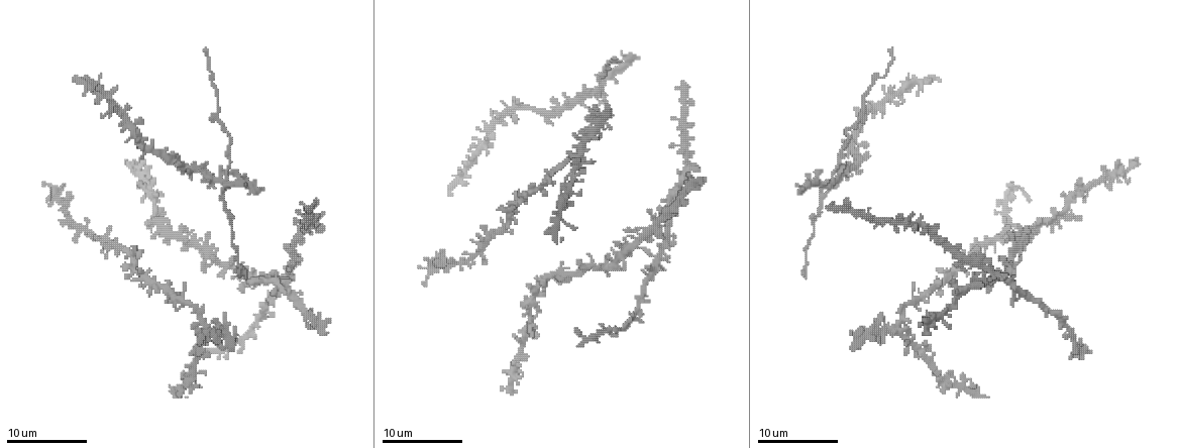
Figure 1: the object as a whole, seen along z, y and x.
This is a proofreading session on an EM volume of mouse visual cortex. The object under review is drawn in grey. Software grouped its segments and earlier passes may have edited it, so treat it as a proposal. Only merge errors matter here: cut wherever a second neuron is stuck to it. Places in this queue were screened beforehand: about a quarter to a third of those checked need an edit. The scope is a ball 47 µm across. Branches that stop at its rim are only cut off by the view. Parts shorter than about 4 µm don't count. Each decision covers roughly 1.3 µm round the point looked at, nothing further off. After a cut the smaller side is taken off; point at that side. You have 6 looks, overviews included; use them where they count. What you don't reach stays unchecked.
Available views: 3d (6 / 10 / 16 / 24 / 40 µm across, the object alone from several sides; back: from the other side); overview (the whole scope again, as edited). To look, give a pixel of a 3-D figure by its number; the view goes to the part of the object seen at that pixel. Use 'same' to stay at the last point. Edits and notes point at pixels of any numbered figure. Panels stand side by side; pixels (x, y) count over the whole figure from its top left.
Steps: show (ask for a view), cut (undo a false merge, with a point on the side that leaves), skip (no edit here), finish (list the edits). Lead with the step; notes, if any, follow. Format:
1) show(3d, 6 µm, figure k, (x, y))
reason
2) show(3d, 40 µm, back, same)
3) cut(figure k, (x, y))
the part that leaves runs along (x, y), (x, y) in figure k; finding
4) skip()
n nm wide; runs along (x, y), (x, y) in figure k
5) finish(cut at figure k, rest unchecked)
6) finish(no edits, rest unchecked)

show(3d, 16 µm, figure 1, (534, 292))

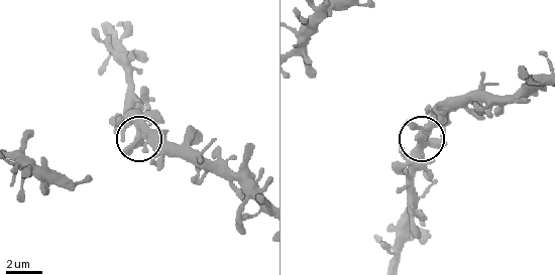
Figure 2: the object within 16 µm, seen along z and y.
skip()
400 nm wide; runs along (545, 81), (459, 103), (424, 137), (423, 169) in figure 2; one neuron here

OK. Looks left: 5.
show(3d, 16 µm, figure 1, (227, 171))
three arms meet

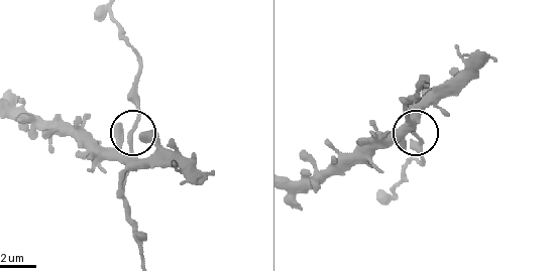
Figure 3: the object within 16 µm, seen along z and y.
skip()
220 nm wide; all the same neuron

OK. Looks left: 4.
show(3d, 6 µm, figure 1, (653, 256))
three arms meet

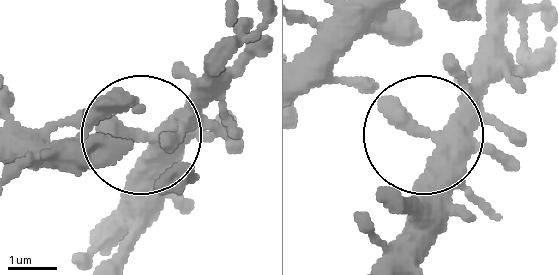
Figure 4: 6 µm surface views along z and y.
skip()
380 nm wide; runs along (472, 75), (432, 134), (436, 235) in figure 4; one neuron here

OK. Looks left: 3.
finish(no edits, rest unchecked)

